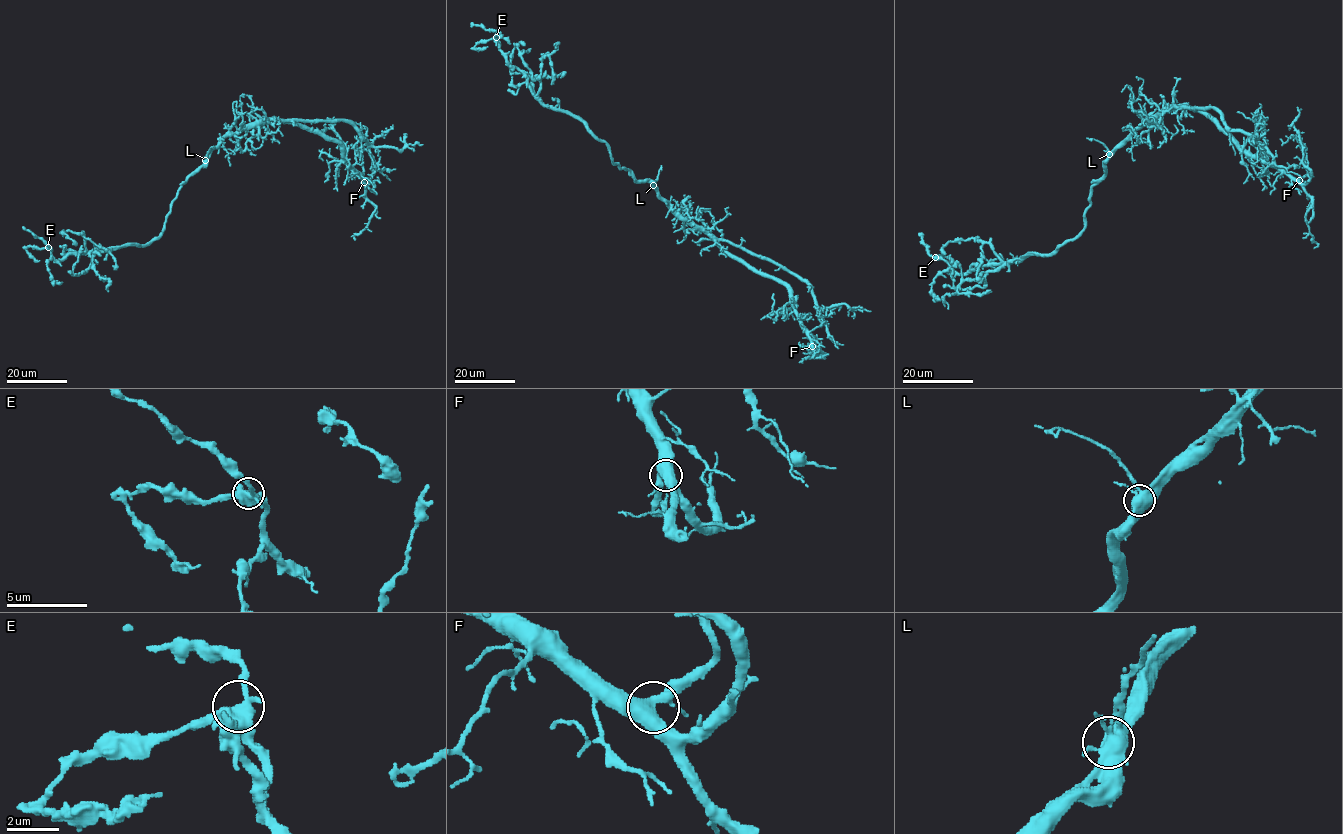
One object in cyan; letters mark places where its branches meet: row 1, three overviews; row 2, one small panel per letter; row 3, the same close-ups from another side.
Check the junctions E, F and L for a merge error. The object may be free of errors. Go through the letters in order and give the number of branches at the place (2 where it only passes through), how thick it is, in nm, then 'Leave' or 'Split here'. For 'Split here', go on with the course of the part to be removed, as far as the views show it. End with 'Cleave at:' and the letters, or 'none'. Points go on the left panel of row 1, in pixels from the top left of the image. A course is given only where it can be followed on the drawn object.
E: Branches: 4. Thickness 480 nm. Leave
F: Branches: 4. Thickness 500 nm. Leave
L: Branches: 4. Thickness 600 nm. Leave
Cleave at: none

